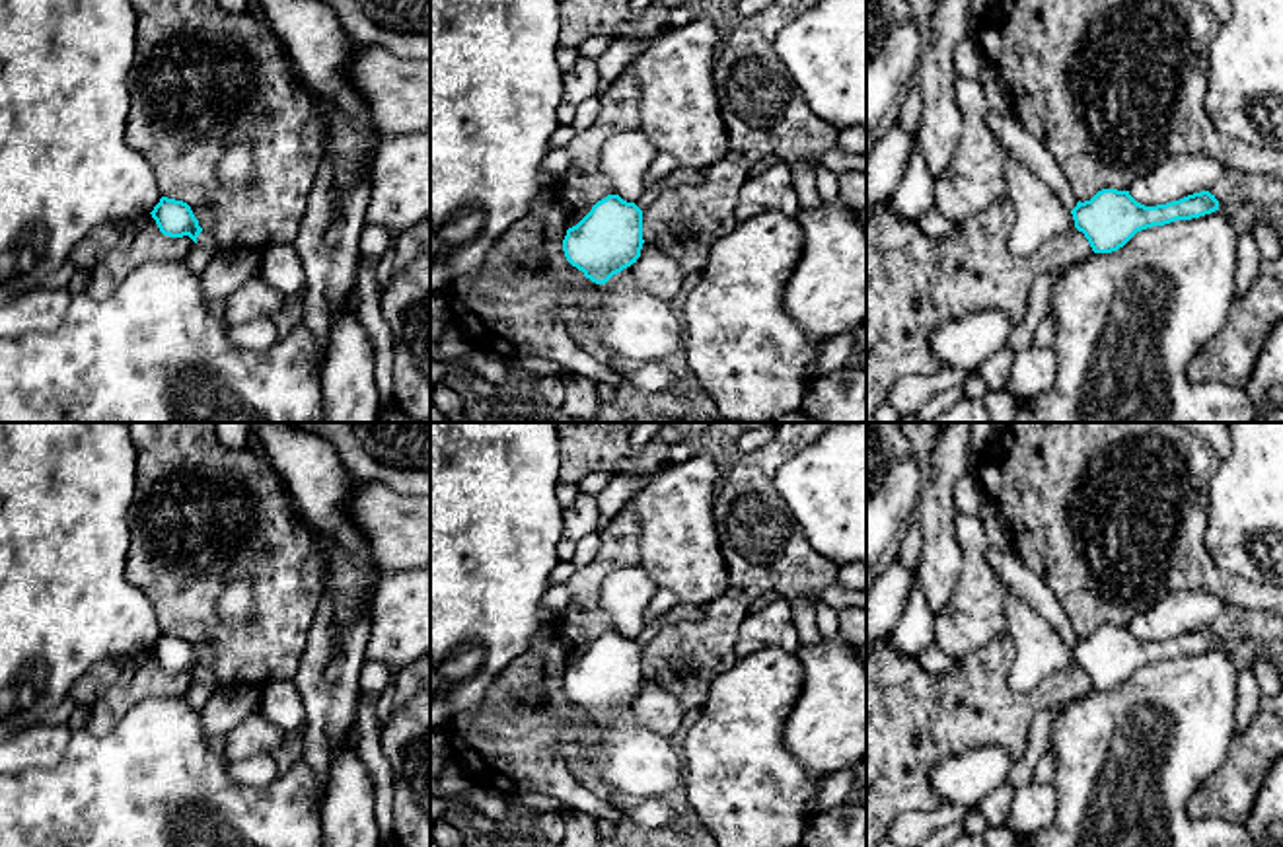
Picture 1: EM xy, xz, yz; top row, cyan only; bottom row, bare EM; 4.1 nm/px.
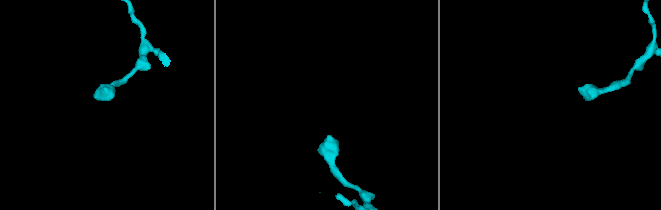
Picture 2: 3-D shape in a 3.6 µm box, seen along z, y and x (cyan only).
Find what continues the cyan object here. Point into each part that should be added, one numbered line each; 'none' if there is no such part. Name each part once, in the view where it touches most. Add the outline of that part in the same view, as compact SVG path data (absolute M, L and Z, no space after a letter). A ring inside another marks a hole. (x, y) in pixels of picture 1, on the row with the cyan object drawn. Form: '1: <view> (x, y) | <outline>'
1: xy (205, 240) | M204 230L199 234L195 245L210 251L212 255L216 255L218 251L222 251L220 245L218 245L218 241L216 241L216 238L214 238L214 234L212 232L204 232Z

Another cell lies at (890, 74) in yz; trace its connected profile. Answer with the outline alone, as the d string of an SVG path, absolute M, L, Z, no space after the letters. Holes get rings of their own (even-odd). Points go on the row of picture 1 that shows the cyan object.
M909 18L892 29L880 55L866 64L866 134L915 82L925 31Z

